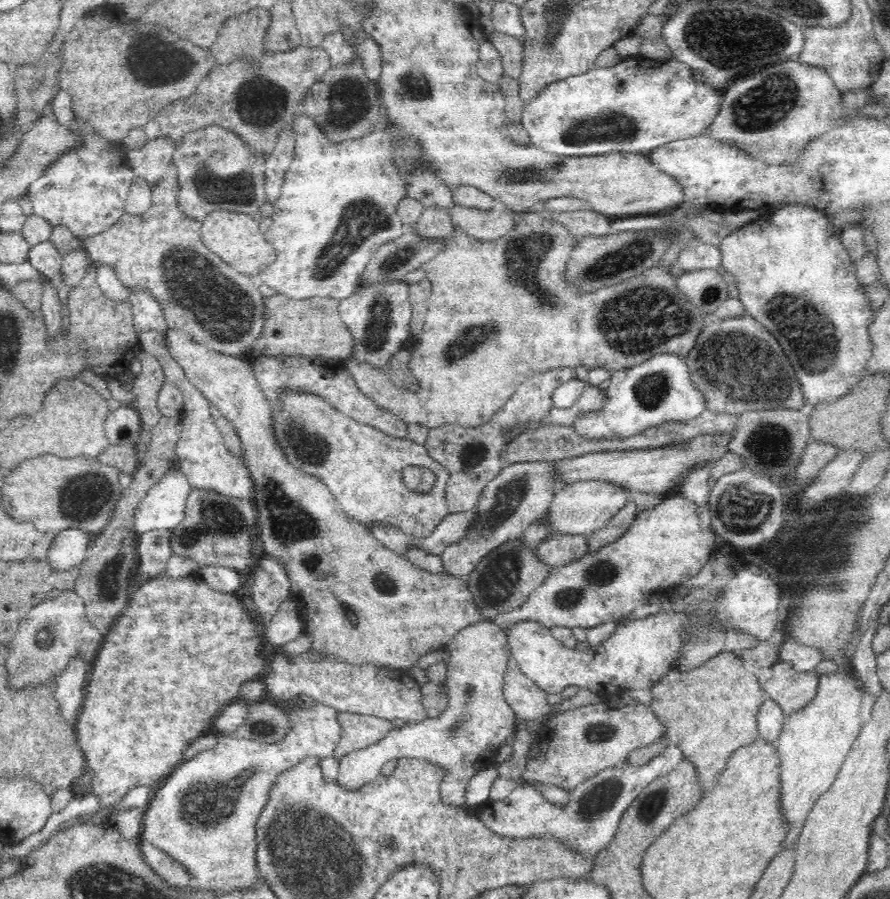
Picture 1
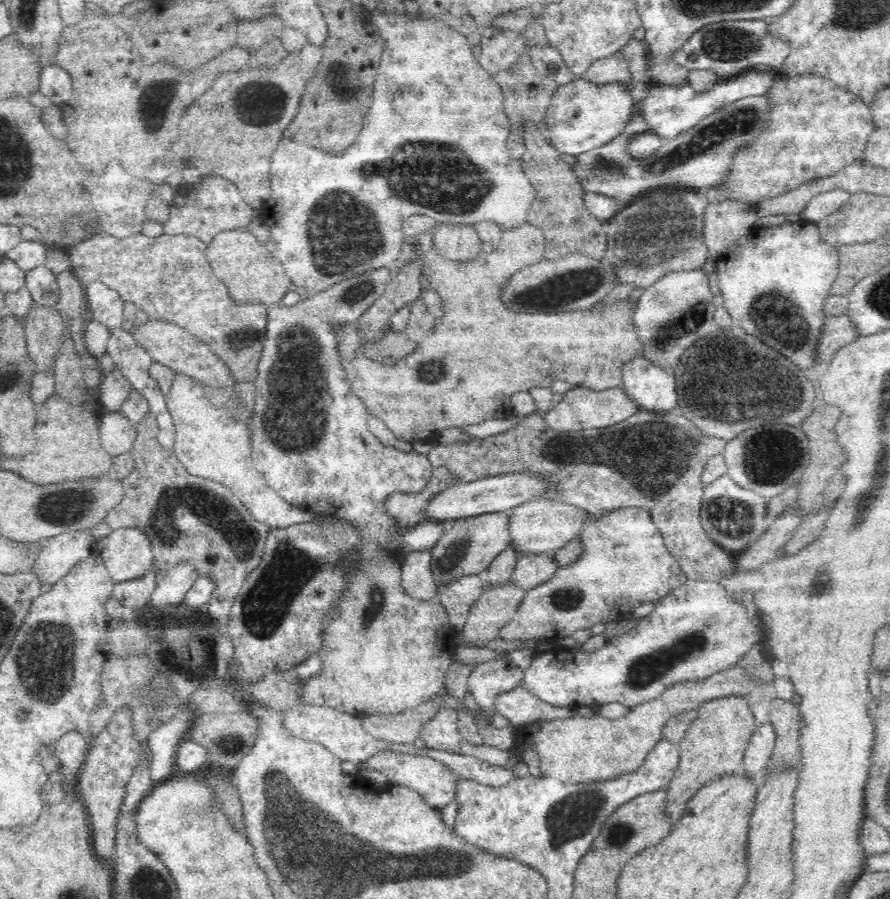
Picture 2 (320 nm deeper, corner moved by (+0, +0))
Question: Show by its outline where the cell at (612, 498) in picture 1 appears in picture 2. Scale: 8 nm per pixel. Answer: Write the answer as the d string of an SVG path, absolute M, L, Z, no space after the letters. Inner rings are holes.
M545 496L515 506L510 510L509 531L511 544L520 556L532 554L552 553L572 540L577 540L584 521L589 518L587 510L560 502L550 500Z

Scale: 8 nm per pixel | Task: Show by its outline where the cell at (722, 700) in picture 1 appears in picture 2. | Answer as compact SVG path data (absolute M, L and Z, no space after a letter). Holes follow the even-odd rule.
M742 695L716 698L698 706L696 718L690 722L679 745L679 766L670 782L666 814L676 824L686 808L686 802L713 779L722 779L744 772L742 766L752 733L757 729L748 701Z

